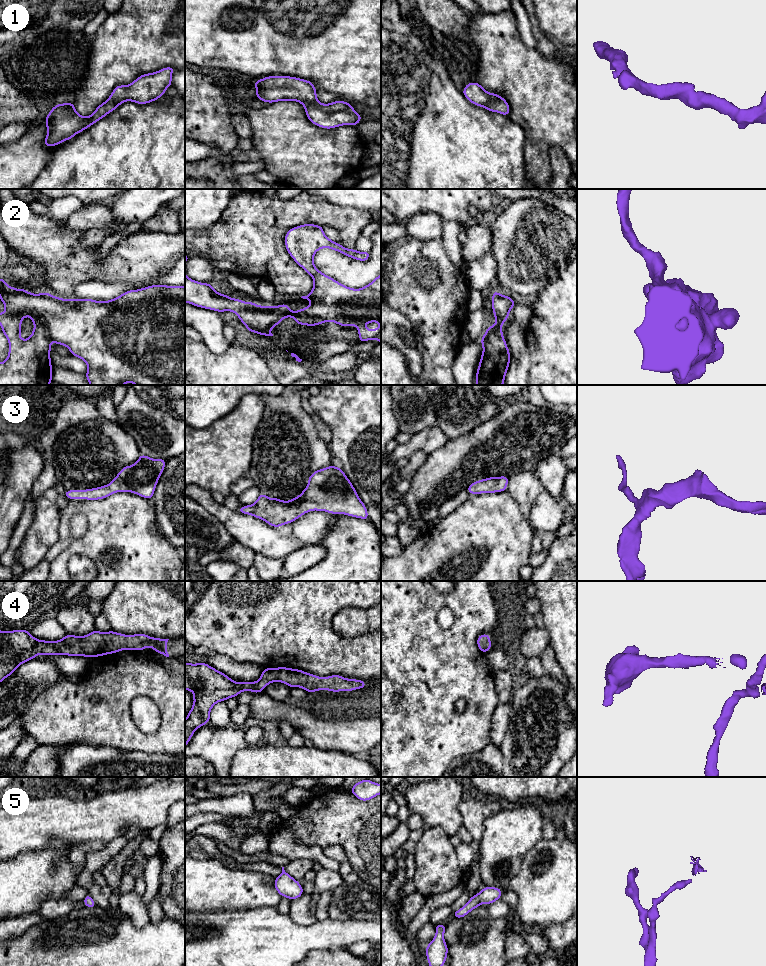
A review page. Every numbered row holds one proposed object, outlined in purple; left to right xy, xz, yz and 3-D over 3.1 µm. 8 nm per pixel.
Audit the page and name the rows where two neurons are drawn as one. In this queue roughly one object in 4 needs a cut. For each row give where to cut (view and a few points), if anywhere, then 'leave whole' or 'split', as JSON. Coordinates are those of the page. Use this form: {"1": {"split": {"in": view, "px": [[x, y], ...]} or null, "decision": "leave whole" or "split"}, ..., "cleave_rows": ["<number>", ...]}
{"1": {"split": null, "decision": "leave whole"}, "2": {"split": null, "decision": "leave whole"}, "3": {"split": null, "decision": "leave whole"}, "4": {"split": null, "decision": "leave whole"}, "5": {"split": null, "decision": "leave whole"}, "cleave_rows": []}

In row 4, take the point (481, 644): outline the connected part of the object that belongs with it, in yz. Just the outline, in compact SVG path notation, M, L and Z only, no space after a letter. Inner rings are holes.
M481 634L477 638L477 646L479 647L479 650L483 652L484 654L487 653L488 649L492 649L492 643L490 641L490 635L489 634Z

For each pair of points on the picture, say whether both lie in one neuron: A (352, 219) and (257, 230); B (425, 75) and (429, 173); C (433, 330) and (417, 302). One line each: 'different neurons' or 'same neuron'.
A: same neuron
B: same neuron
C: same neuron

